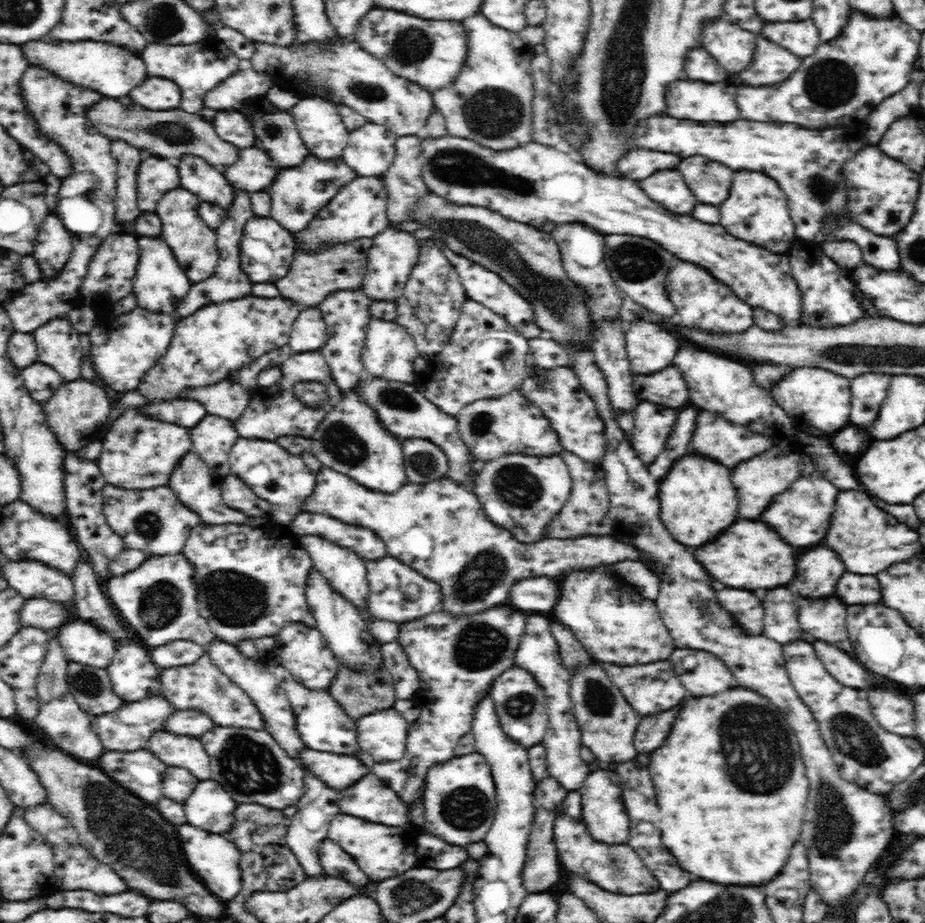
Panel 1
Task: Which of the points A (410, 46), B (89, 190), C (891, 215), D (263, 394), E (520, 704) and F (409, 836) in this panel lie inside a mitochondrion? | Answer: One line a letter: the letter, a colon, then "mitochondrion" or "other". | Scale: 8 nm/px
A: mitochondrion
B: mitochondrion
C: mitochondrion
D: other
E: mitochondrion
F: other

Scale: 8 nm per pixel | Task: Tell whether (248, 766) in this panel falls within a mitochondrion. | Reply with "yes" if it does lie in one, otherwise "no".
yes

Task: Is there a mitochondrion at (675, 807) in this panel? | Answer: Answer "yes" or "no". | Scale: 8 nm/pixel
no

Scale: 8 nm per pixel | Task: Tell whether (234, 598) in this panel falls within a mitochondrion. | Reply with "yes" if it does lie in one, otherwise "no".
yes

